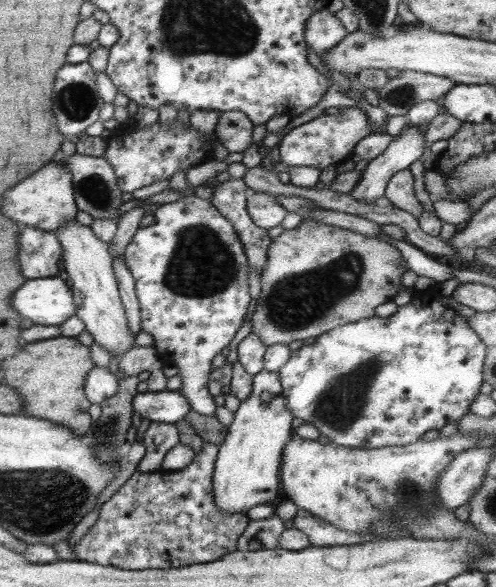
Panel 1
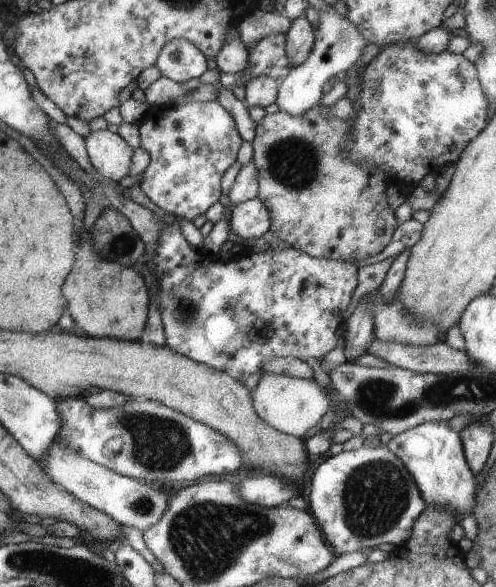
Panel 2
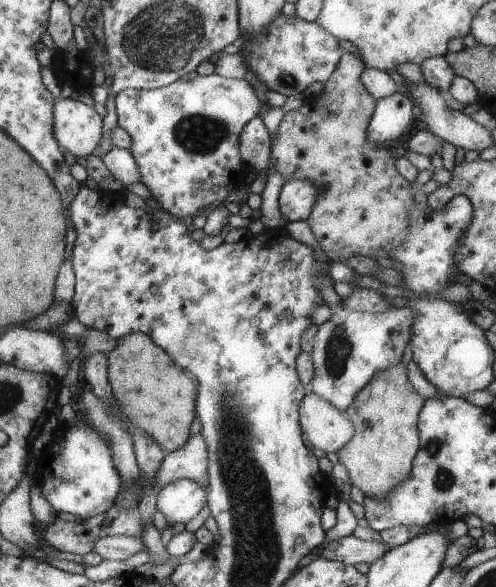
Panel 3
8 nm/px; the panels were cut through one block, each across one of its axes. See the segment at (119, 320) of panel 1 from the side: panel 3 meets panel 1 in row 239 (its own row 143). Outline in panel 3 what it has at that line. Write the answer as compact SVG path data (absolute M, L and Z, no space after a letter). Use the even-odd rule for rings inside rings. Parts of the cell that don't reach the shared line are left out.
M70 97L53 103L53 138L71 158L92 154L102 136L102 118L93 107Z

